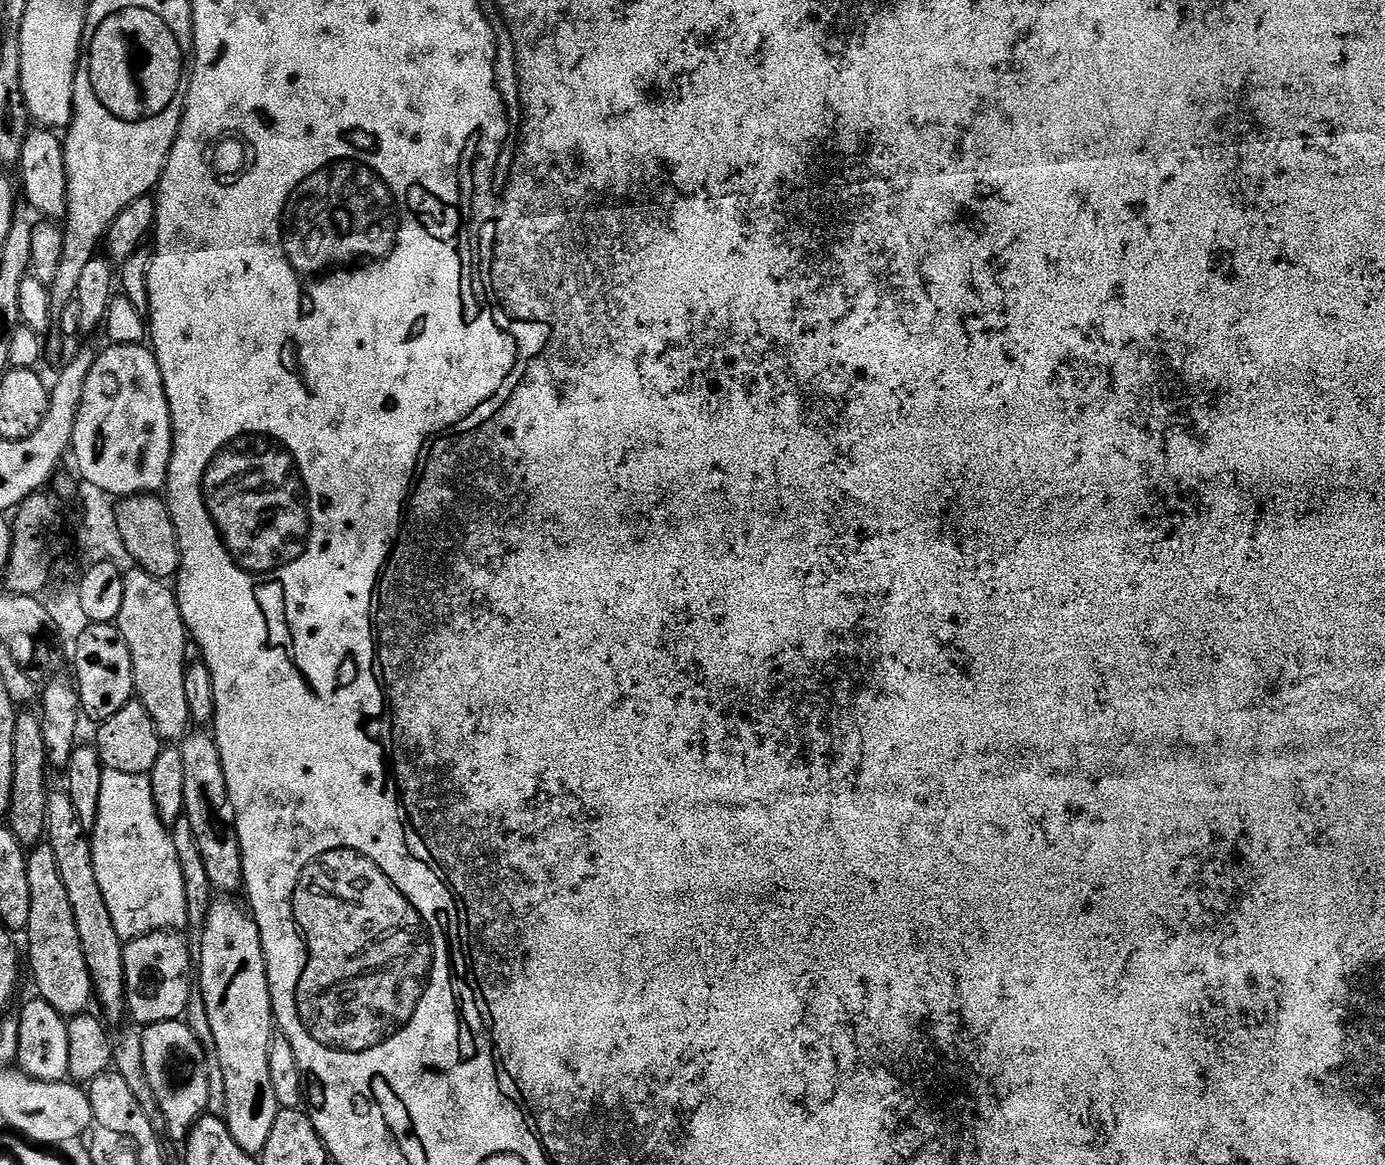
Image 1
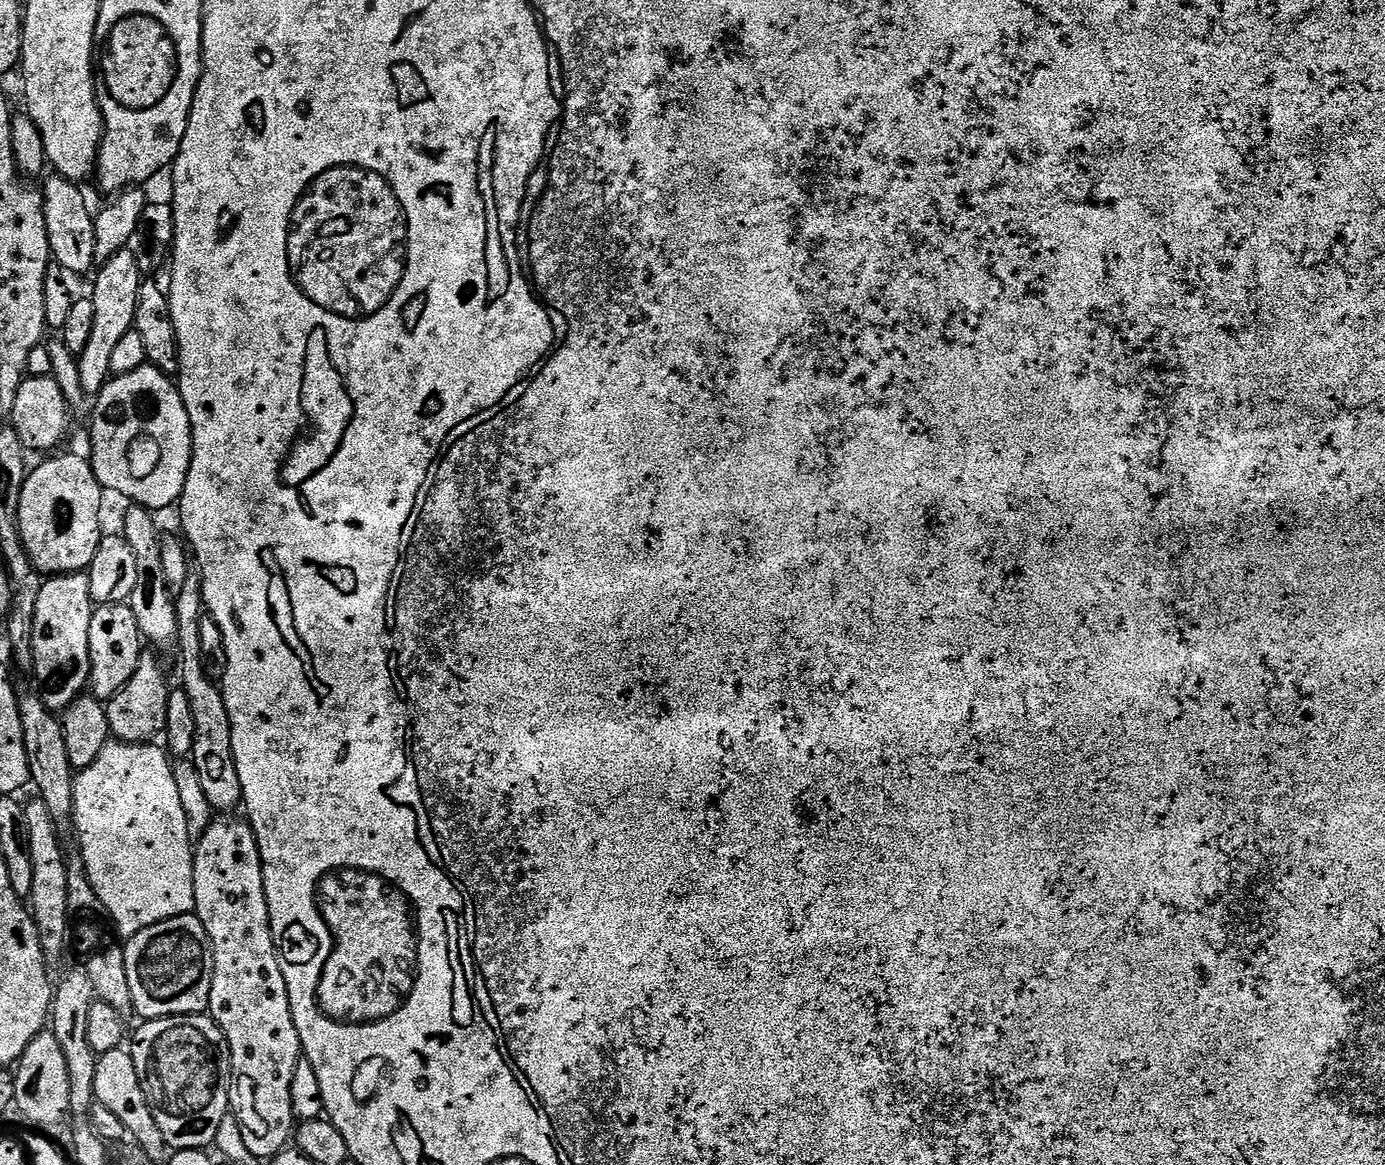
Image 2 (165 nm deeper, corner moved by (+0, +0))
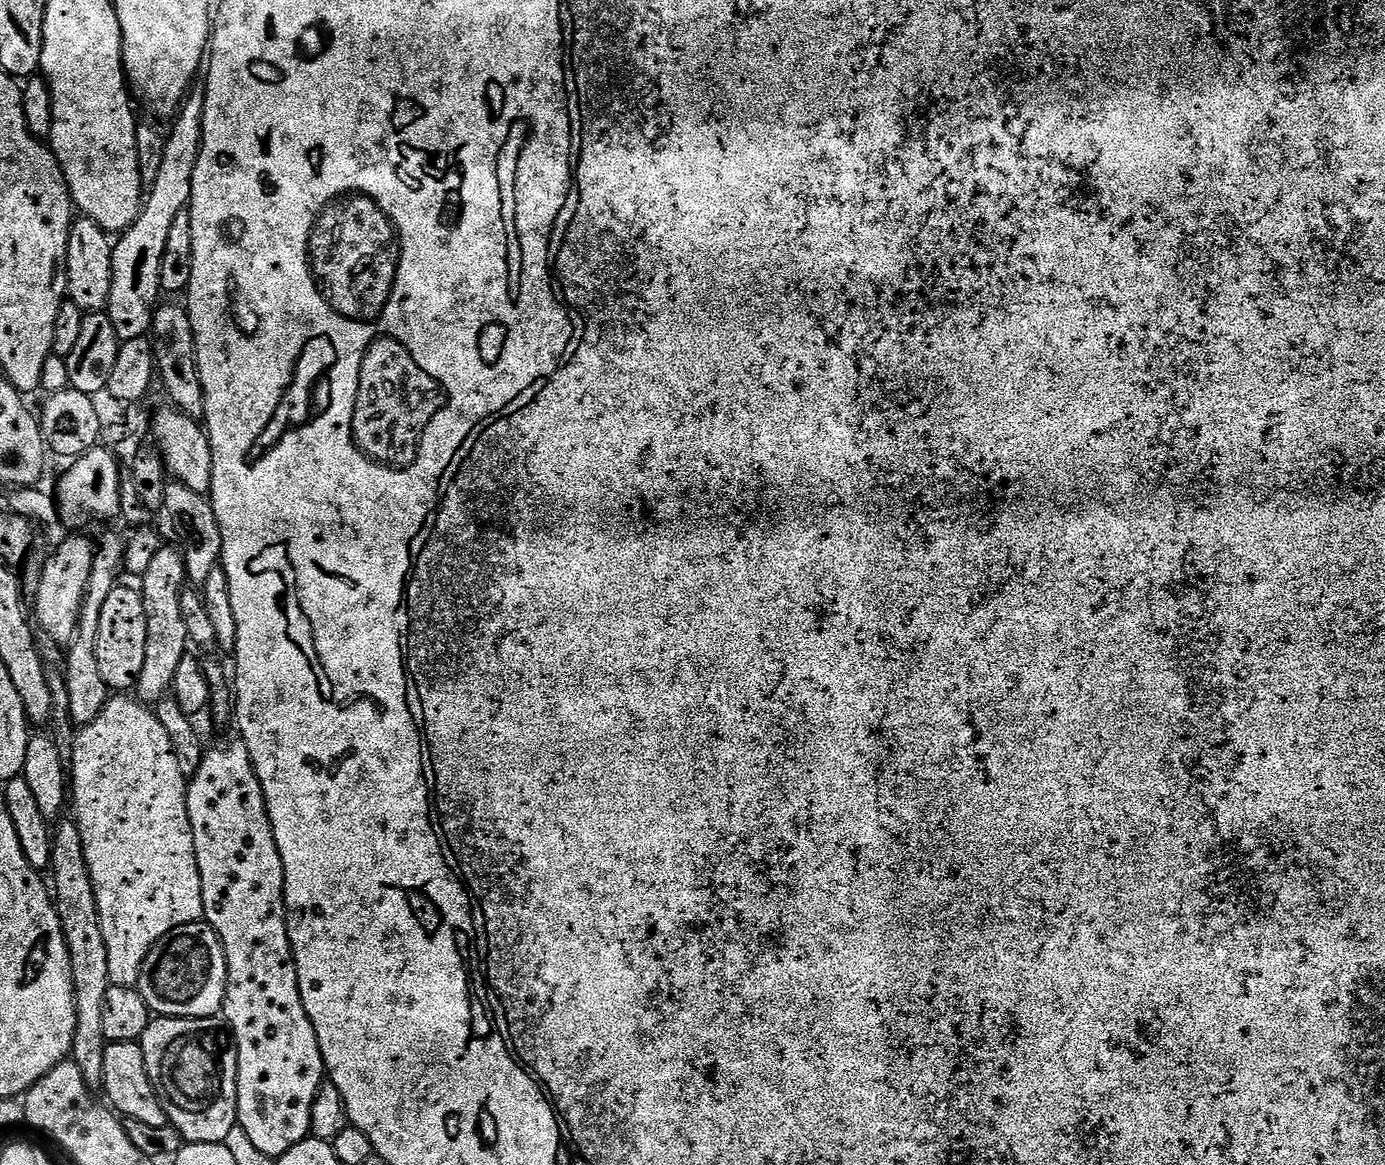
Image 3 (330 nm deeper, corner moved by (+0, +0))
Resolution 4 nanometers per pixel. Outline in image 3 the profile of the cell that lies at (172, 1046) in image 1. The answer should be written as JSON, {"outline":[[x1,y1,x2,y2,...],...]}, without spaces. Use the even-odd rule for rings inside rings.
{"outline":[[152,1018,138,1041,158,1102,184,1144,222,1144,238,1126,238,1058,233,1037,216,1023,212,1018]]}

